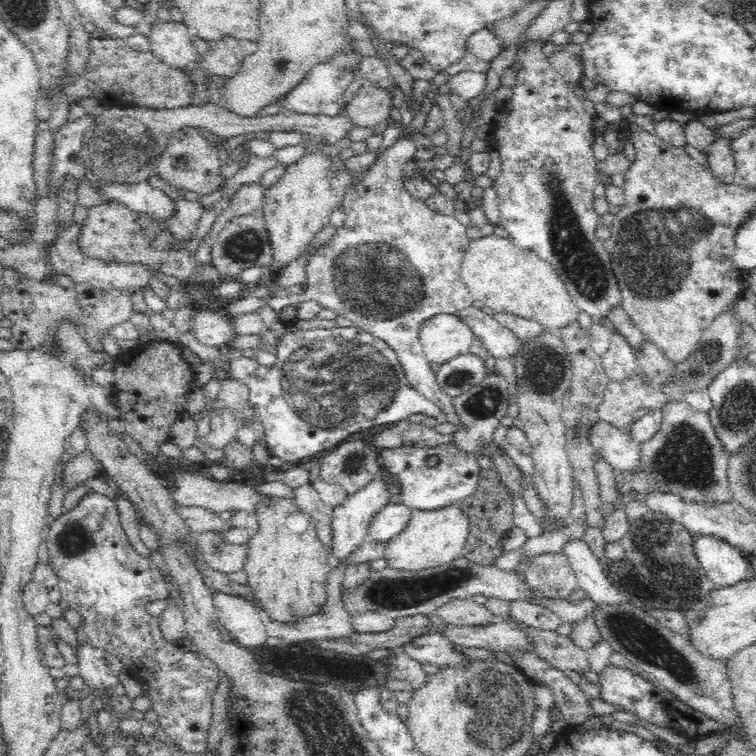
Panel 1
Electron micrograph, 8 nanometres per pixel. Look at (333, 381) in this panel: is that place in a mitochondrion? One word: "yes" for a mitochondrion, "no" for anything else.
yes

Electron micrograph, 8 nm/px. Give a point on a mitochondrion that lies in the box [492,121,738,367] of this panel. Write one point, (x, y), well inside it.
(656, 248)

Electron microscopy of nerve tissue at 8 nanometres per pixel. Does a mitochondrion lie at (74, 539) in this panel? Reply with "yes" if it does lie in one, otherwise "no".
yes

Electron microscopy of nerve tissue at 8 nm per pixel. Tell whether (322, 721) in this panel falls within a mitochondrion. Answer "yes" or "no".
yes

